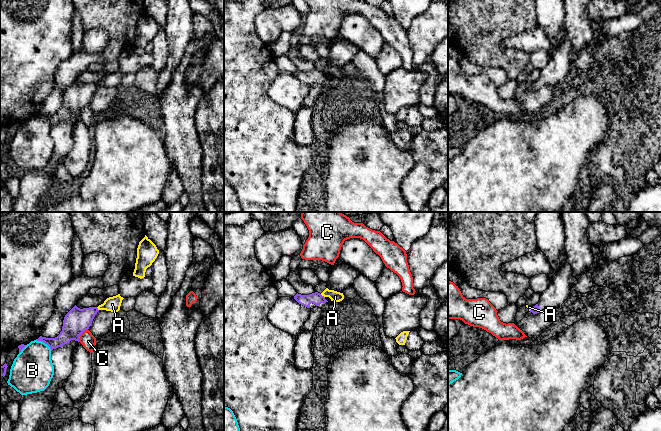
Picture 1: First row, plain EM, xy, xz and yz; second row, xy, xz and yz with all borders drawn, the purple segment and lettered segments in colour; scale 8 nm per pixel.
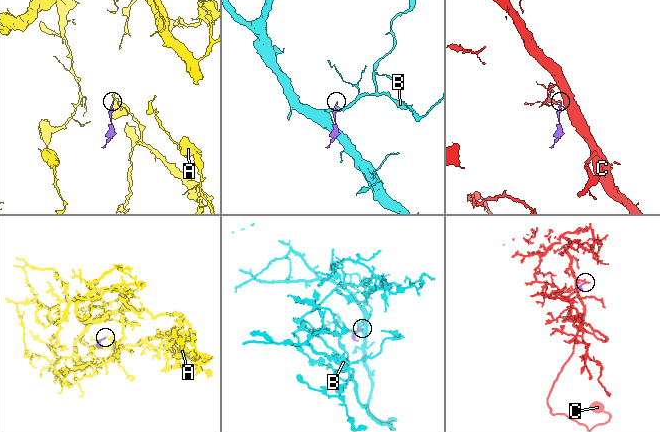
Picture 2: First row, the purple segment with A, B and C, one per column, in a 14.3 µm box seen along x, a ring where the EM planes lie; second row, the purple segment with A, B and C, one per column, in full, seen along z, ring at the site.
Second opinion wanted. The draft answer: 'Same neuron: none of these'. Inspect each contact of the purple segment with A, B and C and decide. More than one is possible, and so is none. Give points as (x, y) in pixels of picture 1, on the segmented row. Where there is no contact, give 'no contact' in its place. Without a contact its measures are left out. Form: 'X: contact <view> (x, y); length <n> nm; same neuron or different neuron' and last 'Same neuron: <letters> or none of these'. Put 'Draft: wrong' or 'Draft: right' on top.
Draft: right
A: contact xz (321, 295); length 50 nm; different neuron
B: contact xy (44, 342); length 160 nm; different neuron
C: contact xy (80, 334); length 130 nm; different neuron
Same neuron: none of these

